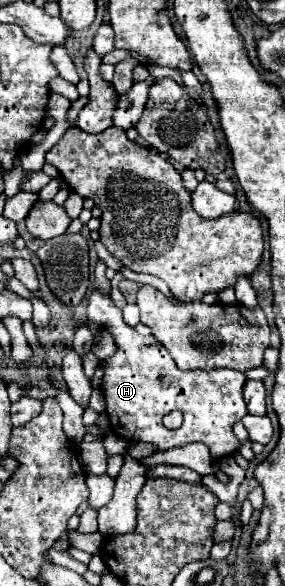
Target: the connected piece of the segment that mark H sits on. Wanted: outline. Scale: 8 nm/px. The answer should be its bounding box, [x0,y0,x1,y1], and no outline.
[87,290,247,458]

